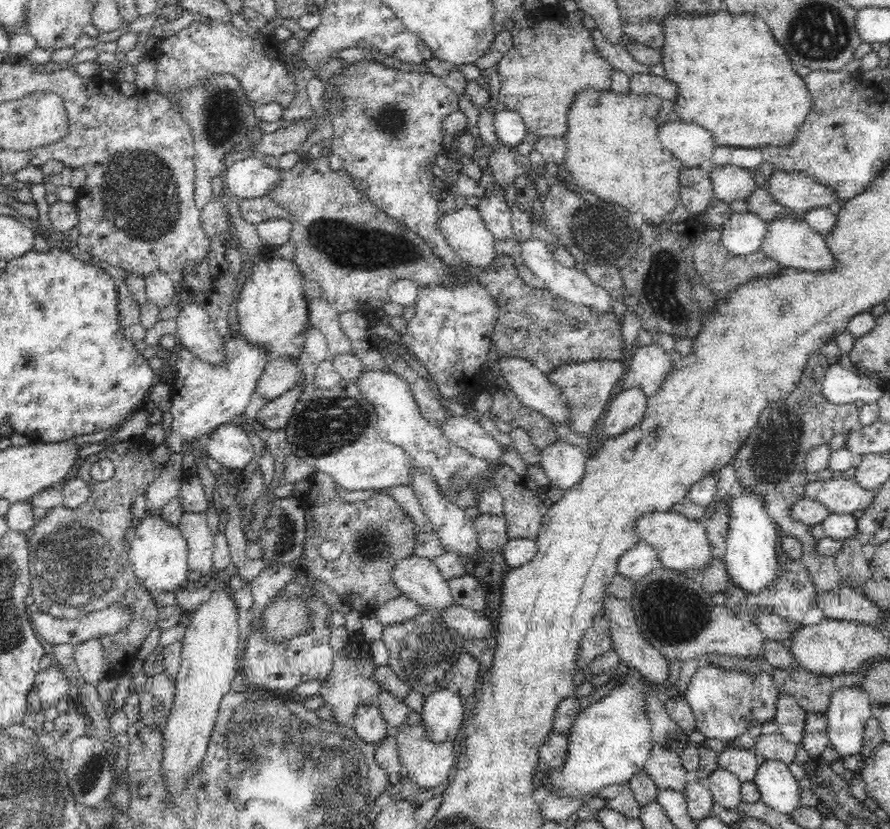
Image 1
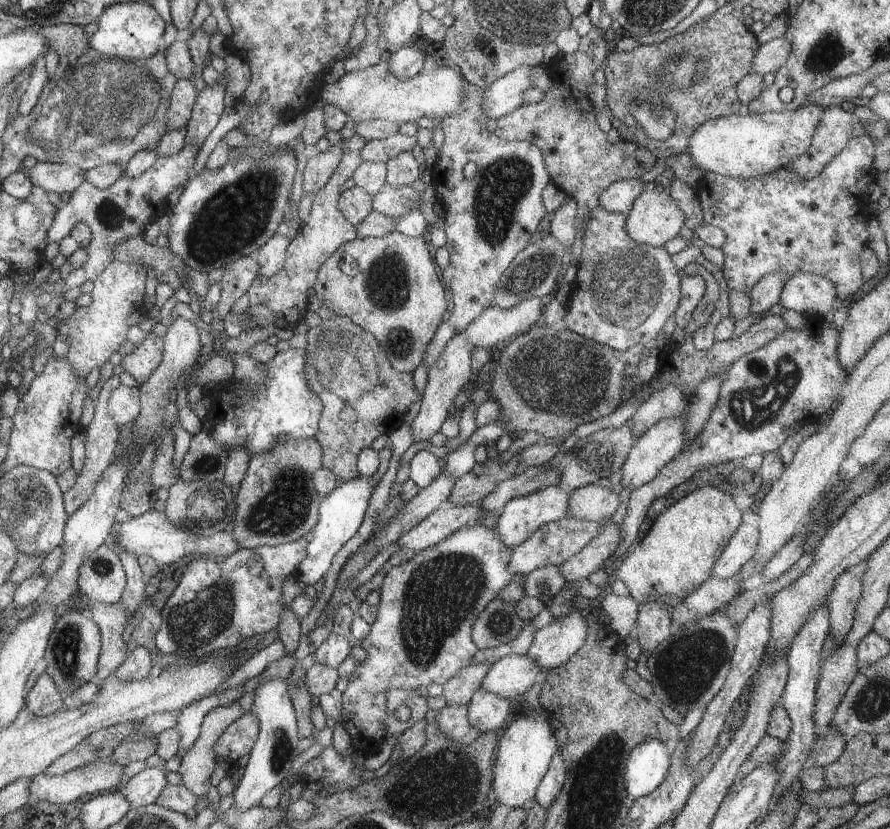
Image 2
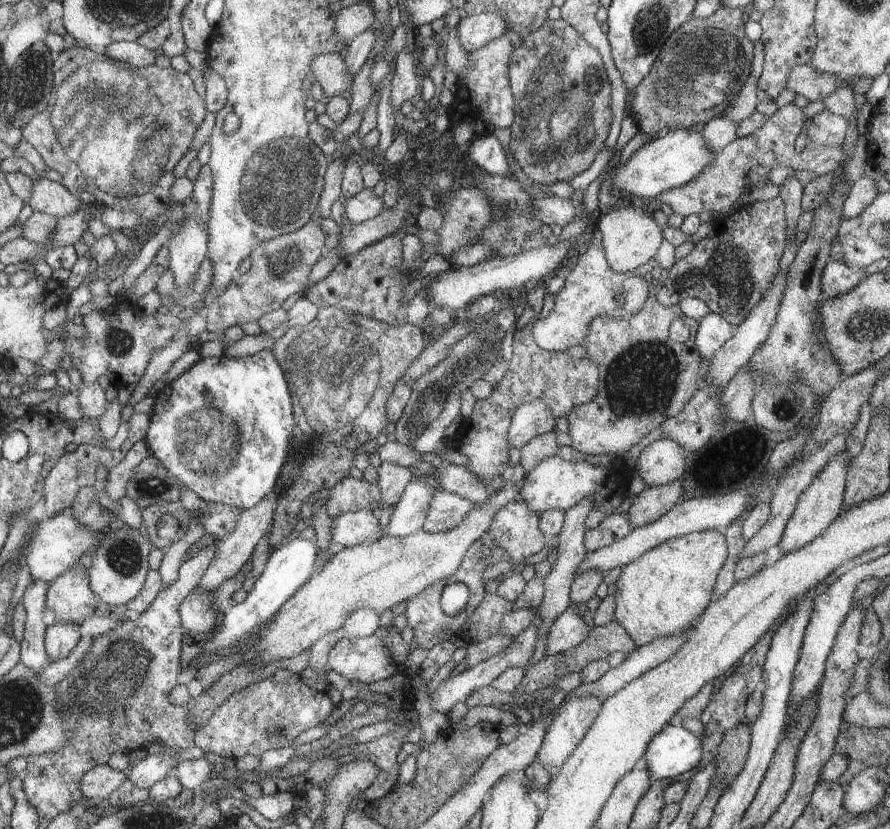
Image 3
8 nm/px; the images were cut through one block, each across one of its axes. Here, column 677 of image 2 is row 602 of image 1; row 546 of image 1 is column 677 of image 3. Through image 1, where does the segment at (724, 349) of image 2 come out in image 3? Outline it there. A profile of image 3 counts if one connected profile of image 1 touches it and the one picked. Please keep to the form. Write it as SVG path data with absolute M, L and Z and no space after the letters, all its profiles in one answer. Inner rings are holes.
M650 297L646 299L644 307L642 310L638 312L637 315L631 316L626 320L620 319L609 319L608 317L597 317L593 319L592 325L589 328L589 336L586 338L583 346L586 349L586 356L584 358L593 360L600 369L600 391L597 394L594 400L586 403L585 405L580 405L573 408L573 411L569 412L569 415L566 416L569 422L569 436L572 439L572 444L570 445L573 449L585 452L586 454L590 455L591 457L597 457L602 454L616 454L619 457L624 455L625 452L628 452L634 444L642 440L644 436L650 434L654 428L658 428L661 426L662 423L665 422L666 419L672 418L680 414L684 408L685 404L689 402L690 399L696 394L698 389L703 387L703 381L705 380L705 368L704 368L704 360L701 352L698 350L696 345L696 336L697 336L697 326L699 321L691 319L687 317L685 313L682 312L681 306L677 304L671 307L666 307L658 300L656 297ZM682 318L685 321L685 324L688 325L689 330L691 331L690 336L686 342L677 343L668 337L668 329L670 328L670 324L674 322L674 320Z

